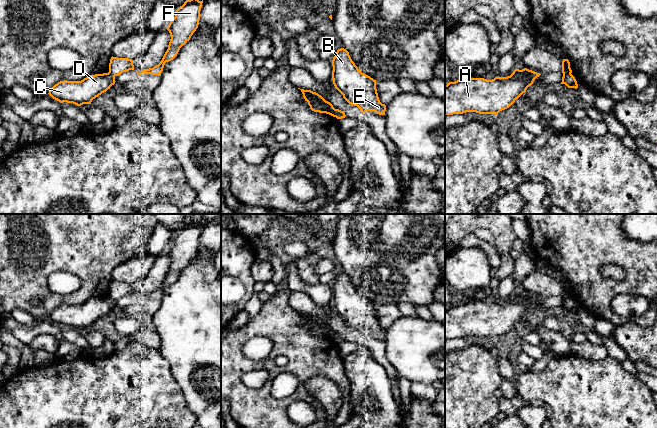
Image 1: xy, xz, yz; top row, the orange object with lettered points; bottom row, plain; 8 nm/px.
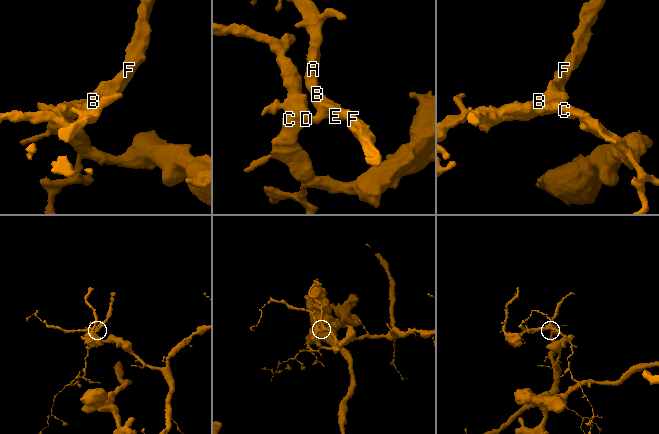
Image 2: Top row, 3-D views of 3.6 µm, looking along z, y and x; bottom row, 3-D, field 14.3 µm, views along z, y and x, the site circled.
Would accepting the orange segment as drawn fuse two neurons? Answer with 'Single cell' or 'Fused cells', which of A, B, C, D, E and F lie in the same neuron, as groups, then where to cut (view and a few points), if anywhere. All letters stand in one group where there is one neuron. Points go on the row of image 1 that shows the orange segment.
Fused cells. Groups: A B E F / C D. Split along xz (335, 109), (336, 116)

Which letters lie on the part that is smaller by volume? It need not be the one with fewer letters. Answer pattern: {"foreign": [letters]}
{"foreign": ["A", "B", "E", "F"]}

